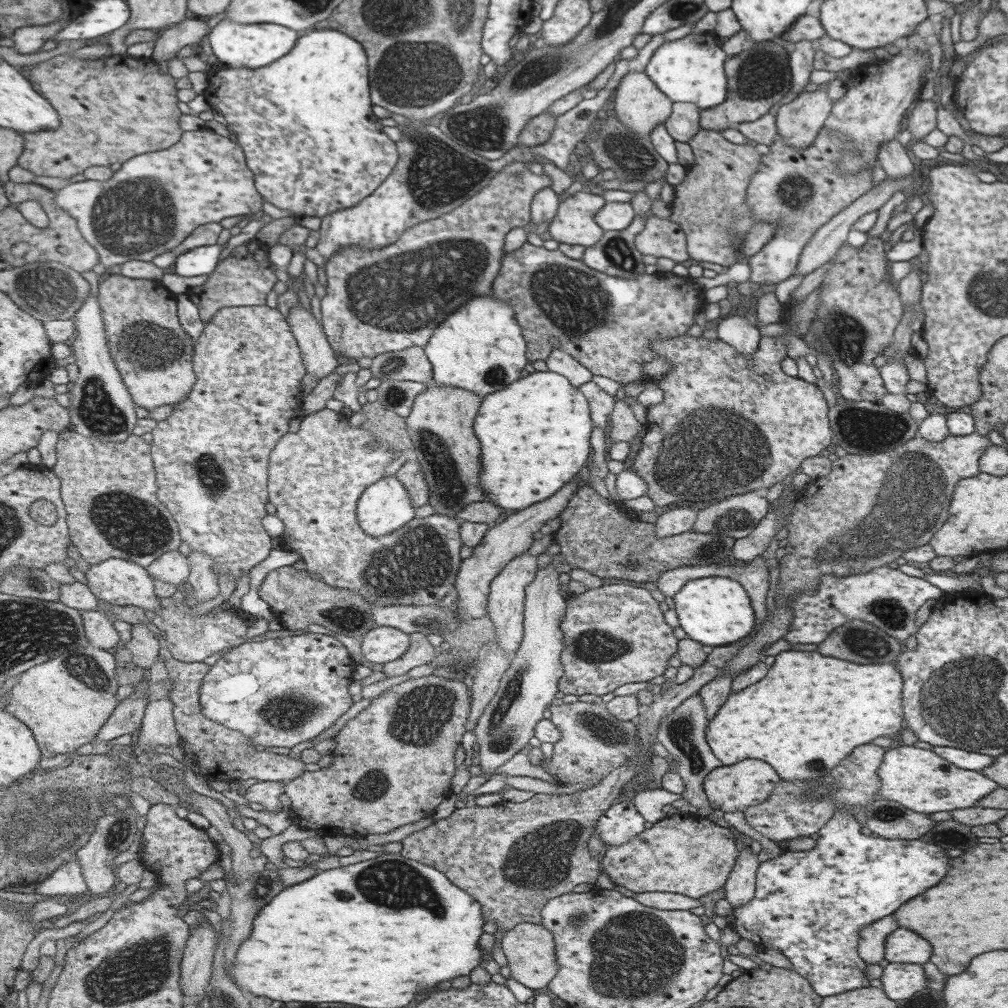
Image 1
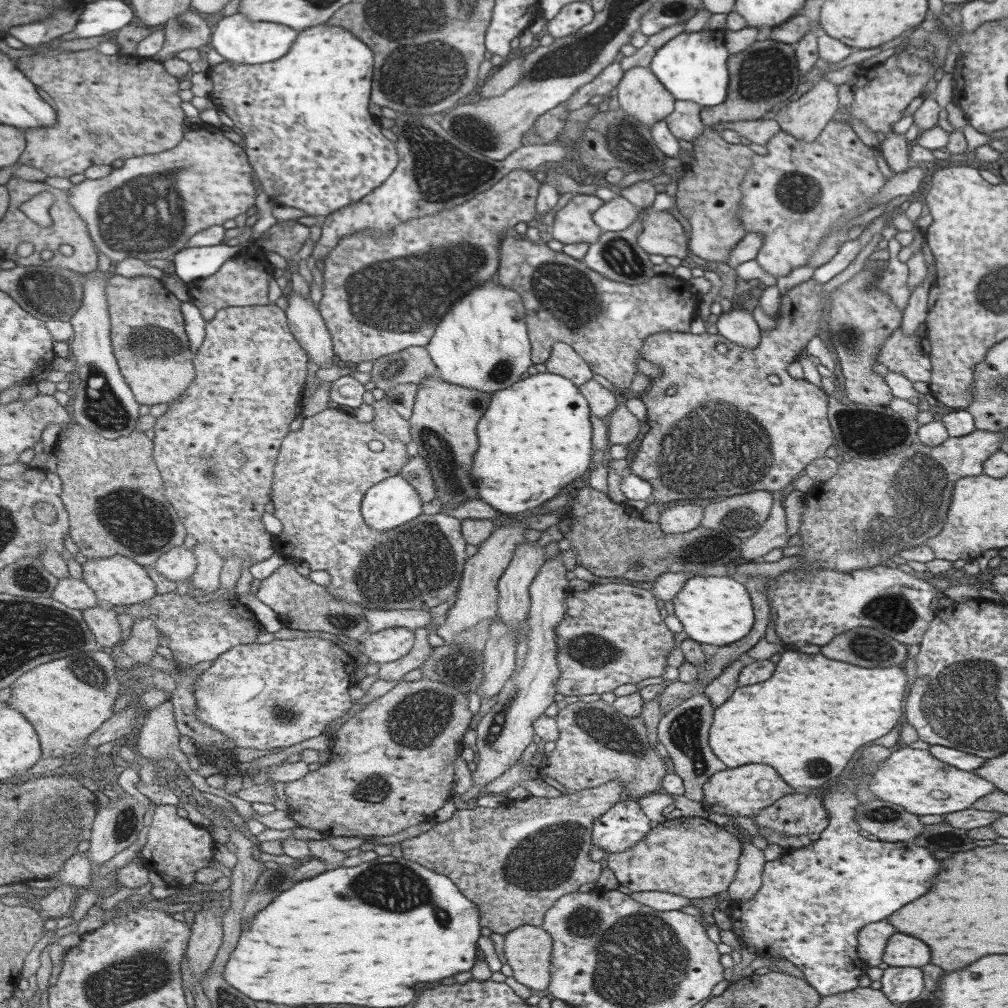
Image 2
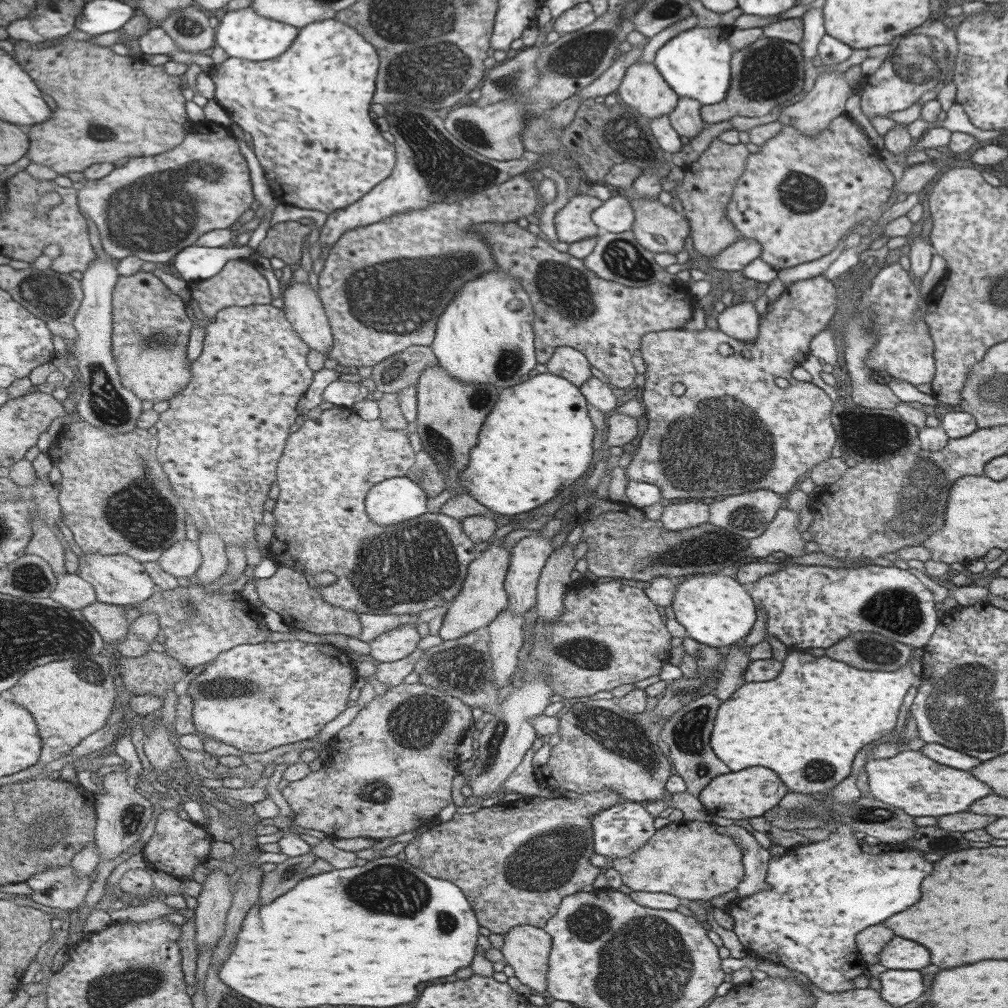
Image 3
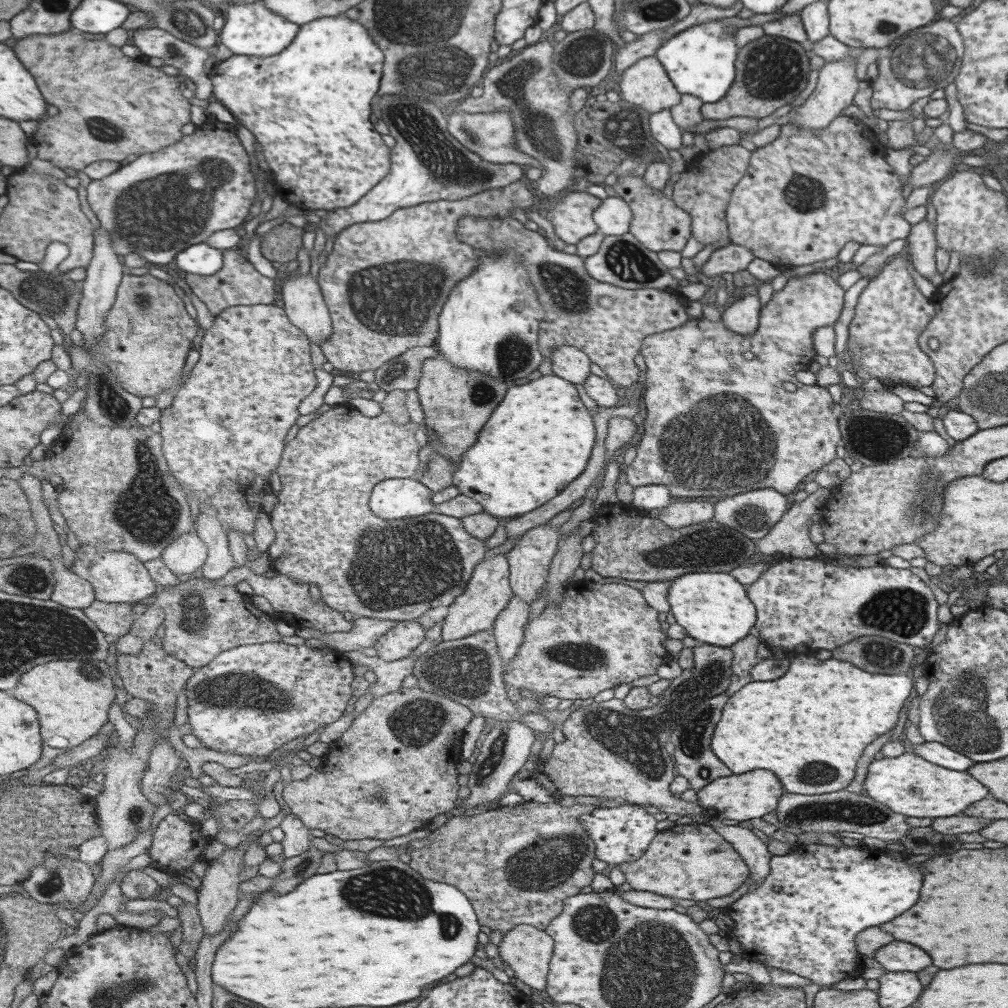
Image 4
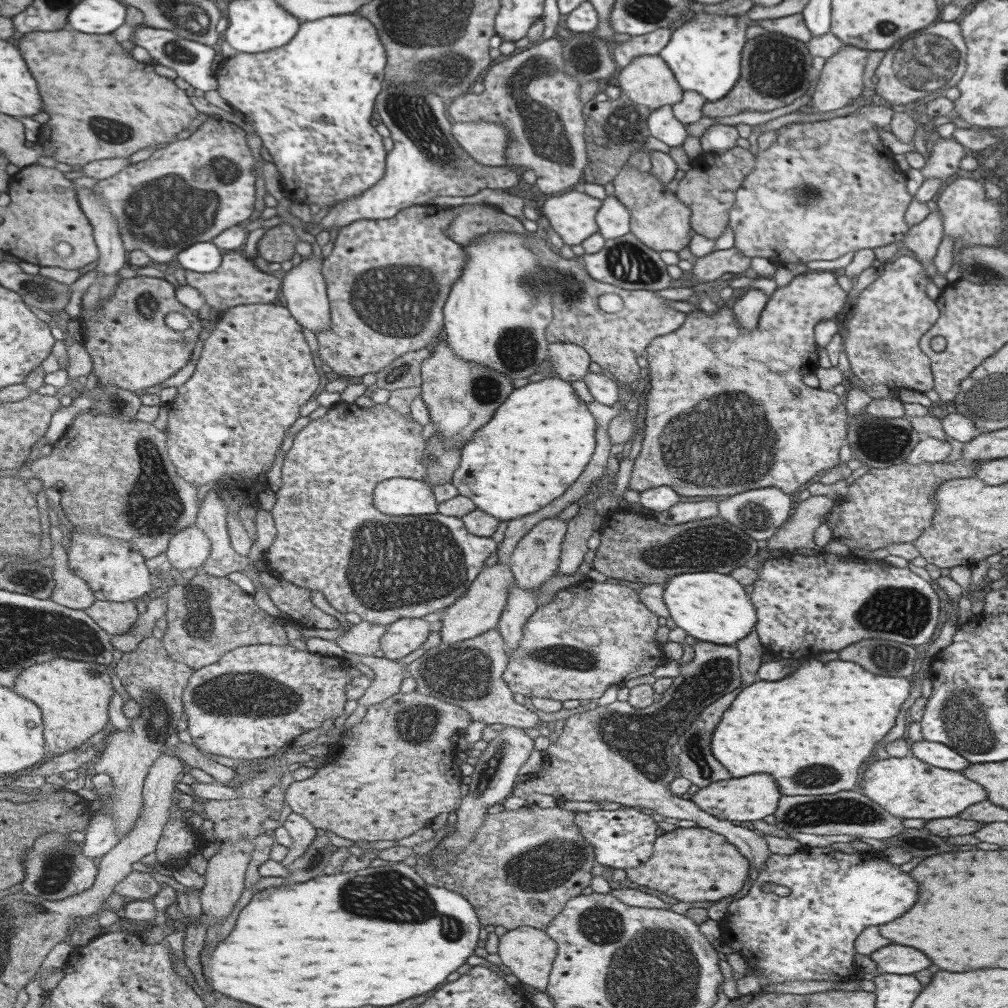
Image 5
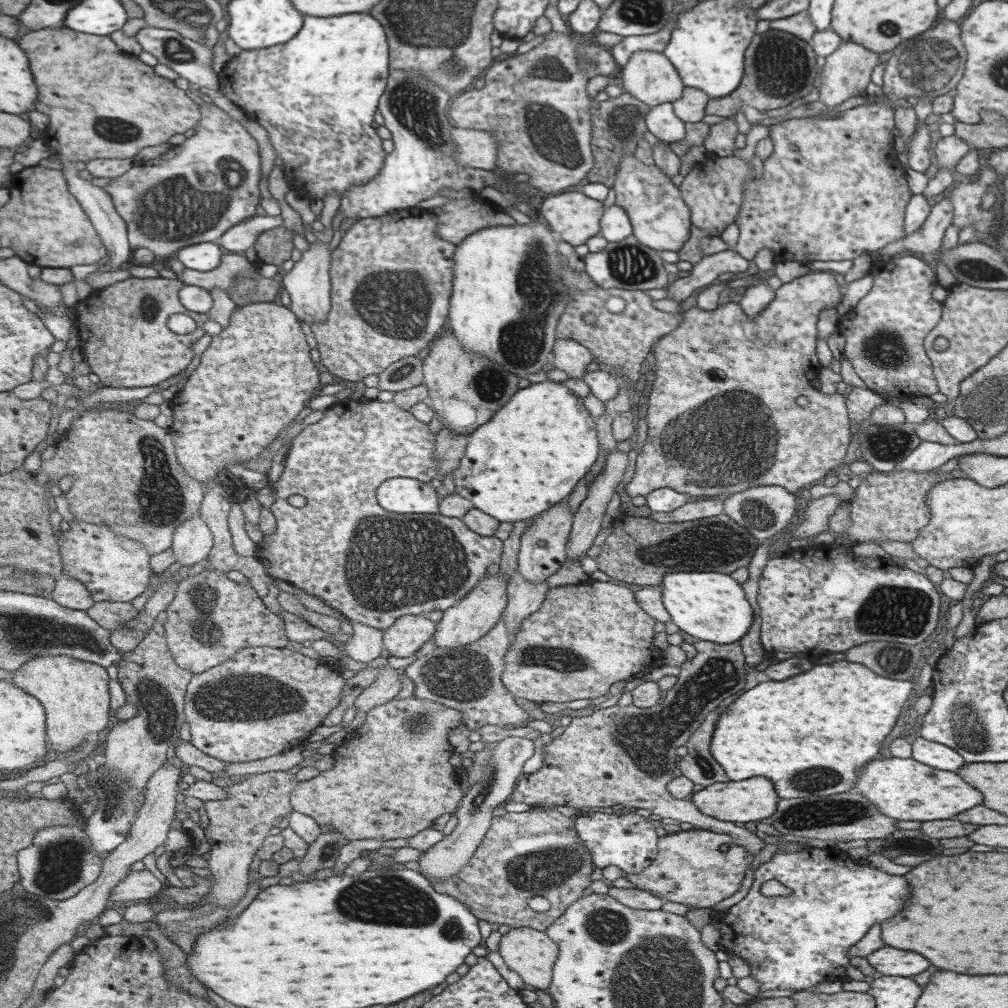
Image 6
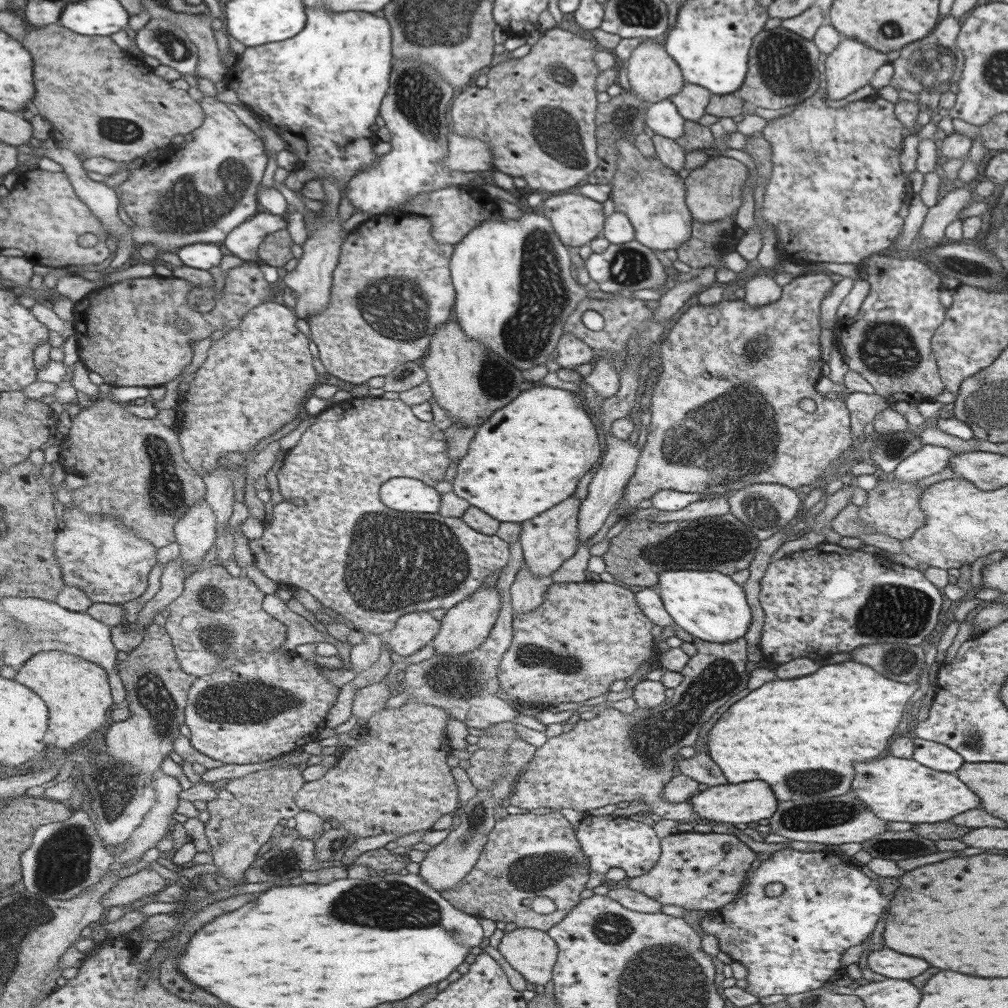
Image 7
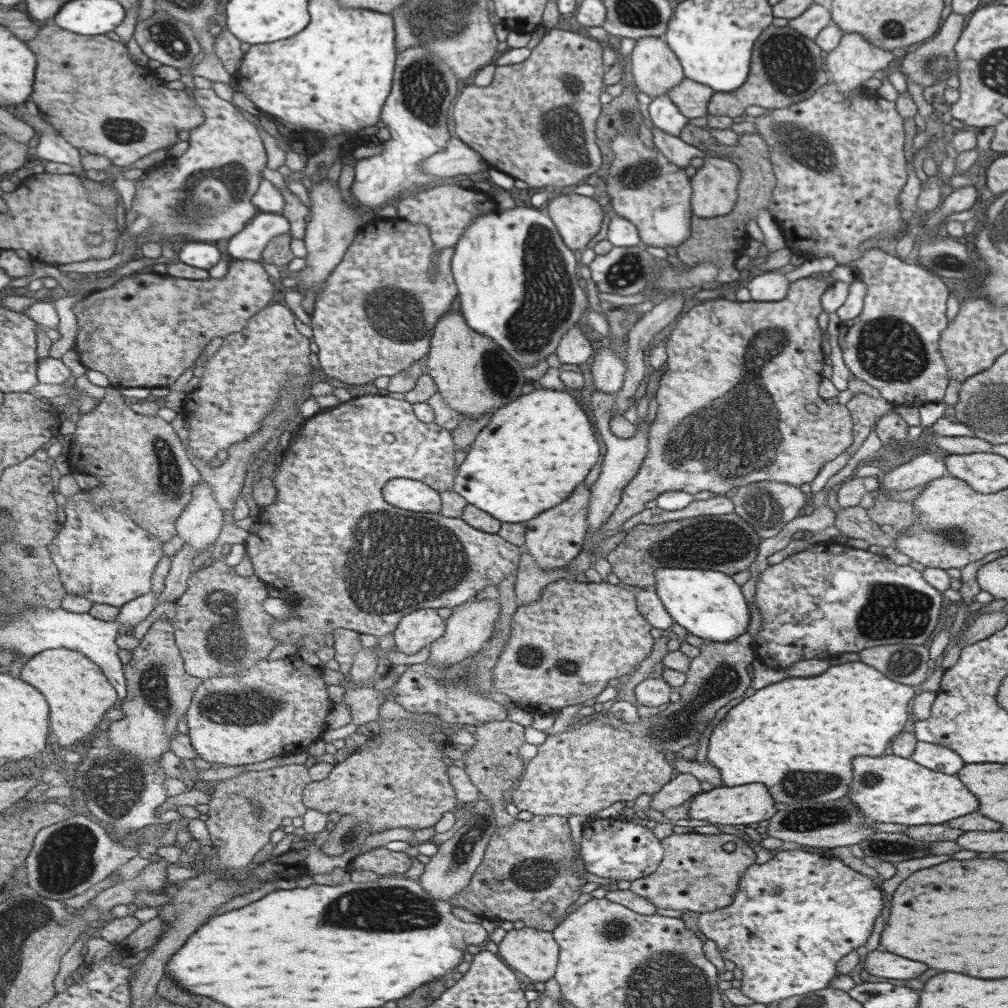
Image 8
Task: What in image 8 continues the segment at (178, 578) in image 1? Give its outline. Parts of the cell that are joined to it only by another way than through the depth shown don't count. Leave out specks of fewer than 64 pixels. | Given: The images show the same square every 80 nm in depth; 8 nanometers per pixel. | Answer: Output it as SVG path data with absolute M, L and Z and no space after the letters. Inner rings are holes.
M207 480L194 490L194 498L177 522L178 534L186 546L196 548L196 556L219 538L224 527L223 508L216 499L216 492Z

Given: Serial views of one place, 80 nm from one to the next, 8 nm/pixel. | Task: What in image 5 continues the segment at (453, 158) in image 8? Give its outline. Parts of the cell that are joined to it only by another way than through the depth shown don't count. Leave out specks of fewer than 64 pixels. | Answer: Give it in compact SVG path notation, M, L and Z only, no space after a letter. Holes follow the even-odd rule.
M453 121L454 137L471 154L475 162L483 166L505 166L505 160L495 154L506 146L507 131L498 122L457 122Z

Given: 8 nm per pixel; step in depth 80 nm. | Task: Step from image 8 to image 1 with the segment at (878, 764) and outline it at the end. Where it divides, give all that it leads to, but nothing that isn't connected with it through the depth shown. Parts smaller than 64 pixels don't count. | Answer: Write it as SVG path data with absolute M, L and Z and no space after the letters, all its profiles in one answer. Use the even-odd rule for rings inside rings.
M905 745L887 748L876 774L880 781L878 797L898 802L911 811L927 815L974 807L977 800L997 788L993 780L985 778L979 771L963 770L935 755L934 751Z

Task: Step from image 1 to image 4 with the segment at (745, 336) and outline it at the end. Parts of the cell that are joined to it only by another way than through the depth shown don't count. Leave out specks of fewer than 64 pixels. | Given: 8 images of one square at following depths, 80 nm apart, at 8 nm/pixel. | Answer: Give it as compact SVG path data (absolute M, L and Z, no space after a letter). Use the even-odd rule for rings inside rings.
M745 296L736 302L729 301L721 310L720 319L729 332L739 336L749 336L758 328L759 314L758 296Z

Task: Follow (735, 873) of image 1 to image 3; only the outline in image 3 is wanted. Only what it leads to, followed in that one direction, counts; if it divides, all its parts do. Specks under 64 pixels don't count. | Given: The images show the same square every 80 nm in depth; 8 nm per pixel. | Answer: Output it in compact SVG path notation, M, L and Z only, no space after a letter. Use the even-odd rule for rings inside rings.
M728 825L719 827L721 834L727 835L734 843L743 850L744 876L742 882L734 888L737 897L743 898L757 893L766 888L764 883L768 860L771 858L768 849L763 849L751 835L742 827Z

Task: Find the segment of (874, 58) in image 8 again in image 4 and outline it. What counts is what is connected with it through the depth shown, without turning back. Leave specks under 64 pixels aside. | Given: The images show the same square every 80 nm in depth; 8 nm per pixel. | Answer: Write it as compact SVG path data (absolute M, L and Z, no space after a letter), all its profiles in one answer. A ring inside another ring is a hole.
M852 51L847 57L824 63L823 67L815 72L815 88L801 105L793 108L795 113L789 123L811 130L822 129L829 125L835 117L838 117L839 112L841 112L845 106L852 104L851 100L853 100L853 96L855 96L855 92L857 92L857 86L859 86L857 78L855 78L856 60L857 56L855 56L855 51Z

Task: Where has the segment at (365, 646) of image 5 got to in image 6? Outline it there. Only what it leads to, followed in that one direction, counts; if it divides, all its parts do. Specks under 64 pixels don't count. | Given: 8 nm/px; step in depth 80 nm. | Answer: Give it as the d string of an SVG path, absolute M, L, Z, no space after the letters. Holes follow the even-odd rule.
M353 623L352 630L350 639L343 643L344 652L351 660L373 662L383 654L385 630L361 623Z

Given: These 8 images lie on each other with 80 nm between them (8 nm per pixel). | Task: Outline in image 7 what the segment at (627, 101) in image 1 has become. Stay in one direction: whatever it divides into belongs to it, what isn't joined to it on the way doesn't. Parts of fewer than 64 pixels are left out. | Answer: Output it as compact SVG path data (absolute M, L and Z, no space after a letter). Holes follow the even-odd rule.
M652 39L642 40L631 52L627 62L627 81L630 86L630 93L636 93L639 99L647 104L668 99L677 94L685 80L682 79L682 72L679 70L678 63L671 58L665 50L664 45L660 45Z

